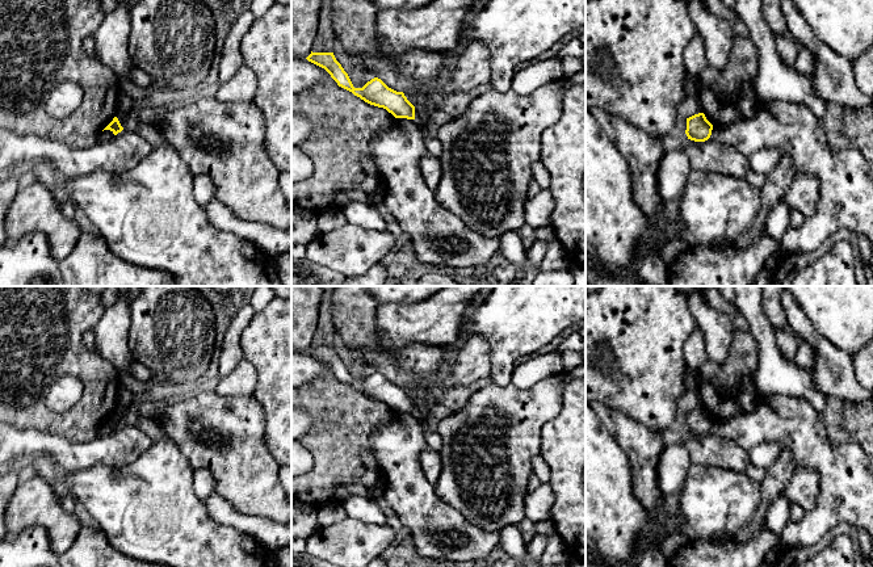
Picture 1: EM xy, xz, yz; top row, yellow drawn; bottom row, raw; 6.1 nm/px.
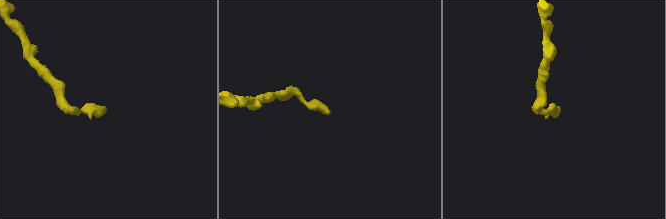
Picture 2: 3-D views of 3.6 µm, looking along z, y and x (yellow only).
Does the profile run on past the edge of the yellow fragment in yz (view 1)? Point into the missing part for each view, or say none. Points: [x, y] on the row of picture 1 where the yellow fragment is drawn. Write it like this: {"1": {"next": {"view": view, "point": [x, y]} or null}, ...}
{"1": {"next": null}}

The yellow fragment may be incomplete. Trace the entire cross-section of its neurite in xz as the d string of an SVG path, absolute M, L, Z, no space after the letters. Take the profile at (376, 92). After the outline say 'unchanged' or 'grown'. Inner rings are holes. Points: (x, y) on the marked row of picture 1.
M311 51L306 59L324 68L339 87L352 92L365 102L386 109L395 118L415 119L415 106L407 100L404 93L389 88L381 79L374 77L362 88L354 88L333 52Z; unchanged

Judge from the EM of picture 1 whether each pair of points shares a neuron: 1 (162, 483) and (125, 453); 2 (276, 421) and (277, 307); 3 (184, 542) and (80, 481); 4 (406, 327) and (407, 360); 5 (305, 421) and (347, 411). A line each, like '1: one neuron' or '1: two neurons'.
1: two neurons
2: one neuron
3: one neuron
4: two neurons
5: two neurons

